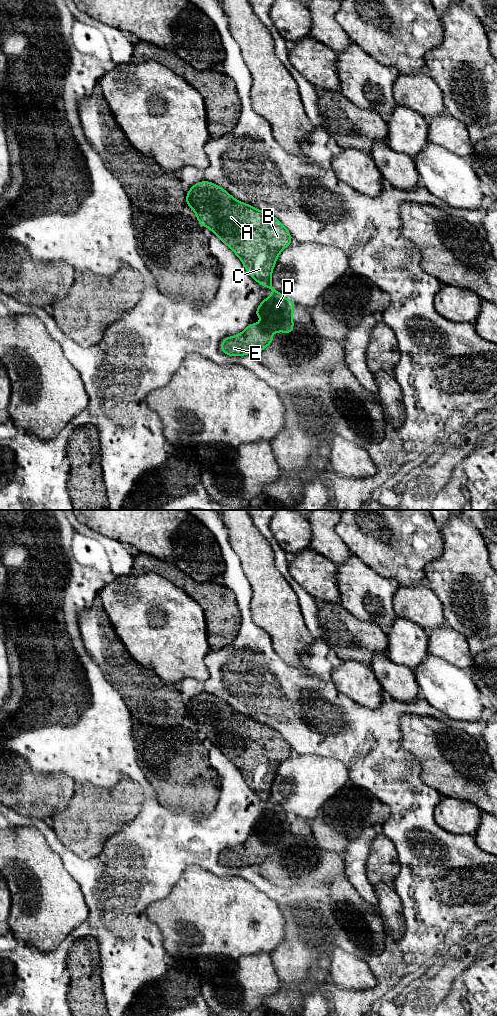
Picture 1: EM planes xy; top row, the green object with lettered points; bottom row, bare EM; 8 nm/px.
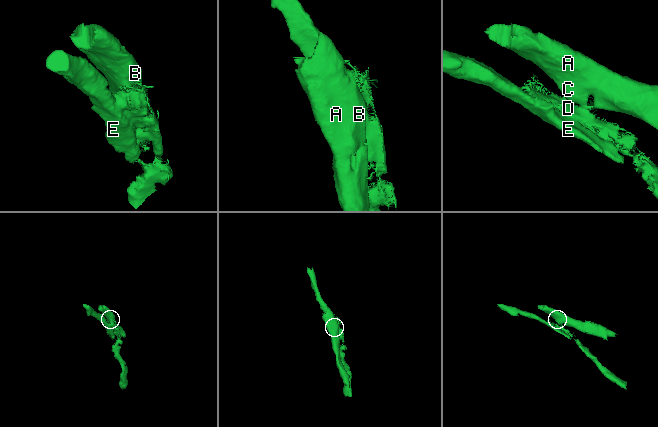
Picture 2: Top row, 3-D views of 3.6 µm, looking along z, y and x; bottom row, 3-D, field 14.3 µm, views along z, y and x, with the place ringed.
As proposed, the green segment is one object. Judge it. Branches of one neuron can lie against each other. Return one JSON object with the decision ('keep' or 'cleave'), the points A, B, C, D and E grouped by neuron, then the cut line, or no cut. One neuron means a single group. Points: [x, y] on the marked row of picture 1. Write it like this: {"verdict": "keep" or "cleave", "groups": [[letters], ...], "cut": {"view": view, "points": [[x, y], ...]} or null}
{"verdict": "cleave", "groups": [["A", "B", "C"], ["D", "E"]], "cut": {"view": "xy", "points": [[270, 277], [270, 283], [267, 286]]}}

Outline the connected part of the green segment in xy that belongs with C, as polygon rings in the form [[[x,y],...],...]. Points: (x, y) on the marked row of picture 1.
[[[201,181],[186,194],[186,205],[195,211],[198,223],[208,227],[241,260],[248,274],[262,287],[268,287],[280,252],[292,243],[292,236],[278,218],[237,201],[220,186]]]

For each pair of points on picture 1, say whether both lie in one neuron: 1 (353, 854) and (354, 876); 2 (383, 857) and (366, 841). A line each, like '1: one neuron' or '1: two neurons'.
1: one neuron
2: two neurons

